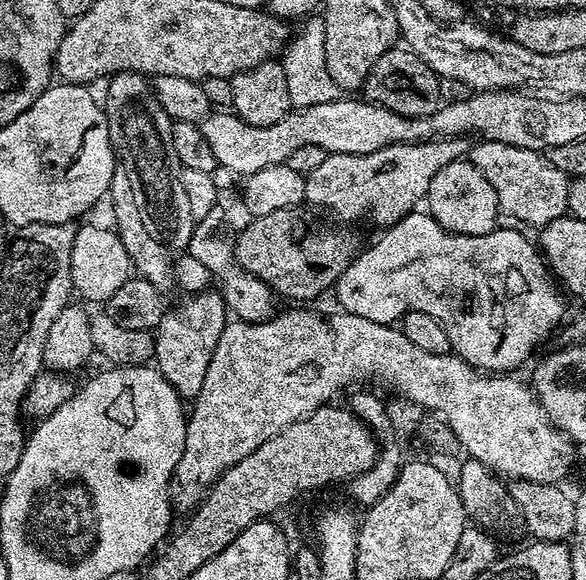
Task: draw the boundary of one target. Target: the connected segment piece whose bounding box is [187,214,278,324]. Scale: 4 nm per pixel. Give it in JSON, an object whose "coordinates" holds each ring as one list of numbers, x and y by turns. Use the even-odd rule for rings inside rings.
{"coordinates":[[213,214,195,221,190,234,187,253,198,258,206,270,209,271,211,279,218,285,218,291,224,298,225,305,233,317,237,320,245,320,253,324,259,320,268,320,277,311,277,297,272,288,266,286,254,274,242,270,236,261,236,245,230,239,230,232,220,225,219,215]]}

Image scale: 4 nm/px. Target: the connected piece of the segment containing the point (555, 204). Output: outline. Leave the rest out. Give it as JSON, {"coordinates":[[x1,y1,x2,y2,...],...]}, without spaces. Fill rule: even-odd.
{"coordinates":[[480,138,477,141,473,148,471,145,467,149,467,159,484,175,486,182,494,186,500,211,505,217,513,216,521,220,516,221,521,225,533,224,533,229,539,230,568,212,570,178,551,164,547,155,497,140]]}

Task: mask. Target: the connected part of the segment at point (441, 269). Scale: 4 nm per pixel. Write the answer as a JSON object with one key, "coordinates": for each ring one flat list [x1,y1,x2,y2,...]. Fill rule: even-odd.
{"coordinates":[[413,210,396,224,383,229,379,233,380,237,373,242,372,248,366,249,365,252,363,249,363,251,353,258,350,266,346,266,346,270,338,277,334,285,336,300,340,303,337,305,343,311,350,314,358,314,358,318,370,318,370,322,378,322,379,324,395,325,408,312,430,314,430,318,434,318,434,322,438,322,446,330,446,334,452,343,452,352,455,355,461,356,472,367,481,369,489,374,511,373,513,370,516,370,512,368,518,367,552,331,553,335,561,327,562,321,565,319,564,304,556,297,557,285,550,275,550,269,543,255,538,251,537,245,533,241,531,244,519,232,521,229,519,227,516,228,498,226,493,232,485,236,463,236,457,232,447,232,427,211]]}

